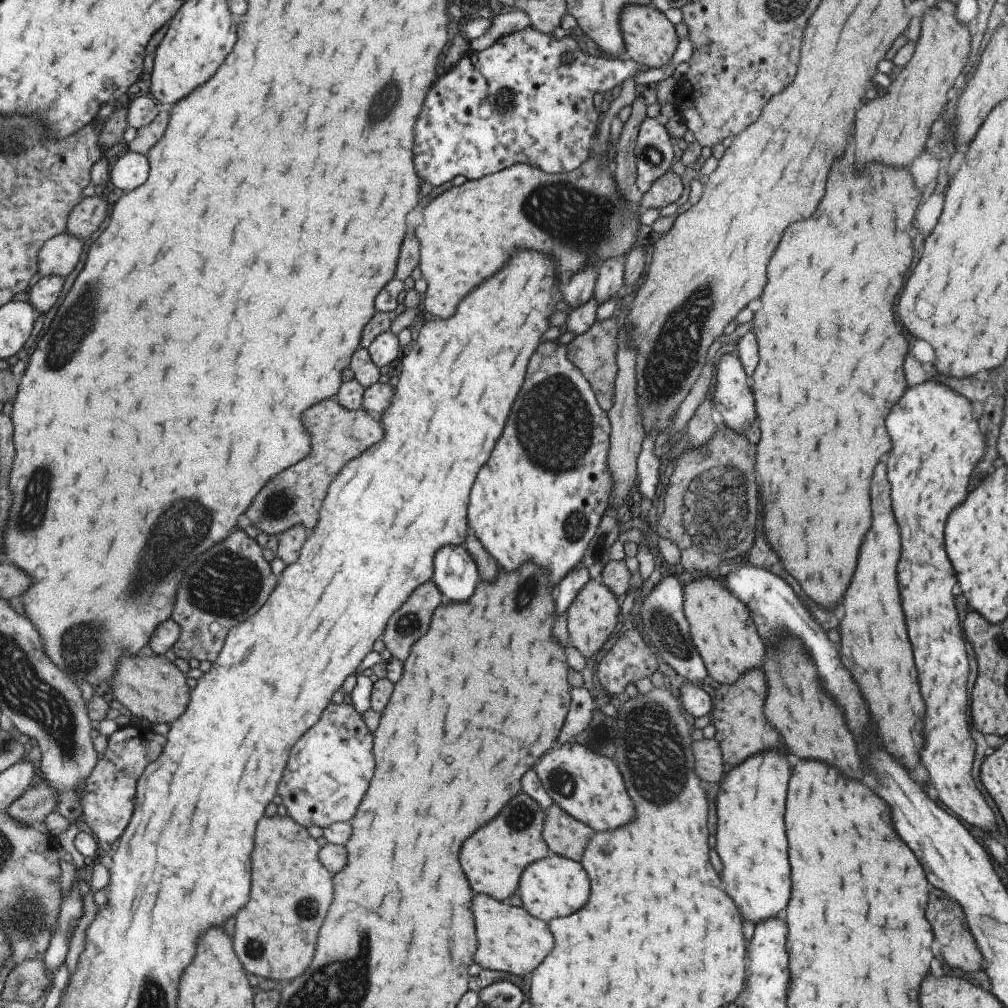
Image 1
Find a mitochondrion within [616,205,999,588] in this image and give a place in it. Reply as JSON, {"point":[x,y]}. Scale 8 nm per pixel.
{"point":[672,360]}

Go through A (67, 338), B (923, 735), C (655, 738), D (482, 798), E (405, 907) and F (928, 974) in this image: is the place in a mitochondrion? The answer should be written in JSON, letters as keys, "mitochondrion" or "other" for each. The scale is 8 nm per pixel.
{"A":"mitochondrion","B":"other","C":"mitochondrion","D":"other","E":"other","F":"other"}

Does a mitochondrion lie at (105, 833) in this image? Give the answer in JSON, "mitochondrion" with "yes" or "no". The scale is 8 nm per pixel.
{"mitochondrion":"no"}

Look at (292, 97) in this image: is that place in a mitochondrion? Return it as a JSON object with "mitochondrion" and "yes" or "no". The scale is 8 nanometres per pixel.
{"mitochondrion":"no"}

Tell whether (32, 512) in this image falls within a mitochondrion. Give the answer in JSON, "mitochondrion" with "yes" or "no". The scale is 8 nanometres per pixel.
{"mitochondrion":"yes"}

